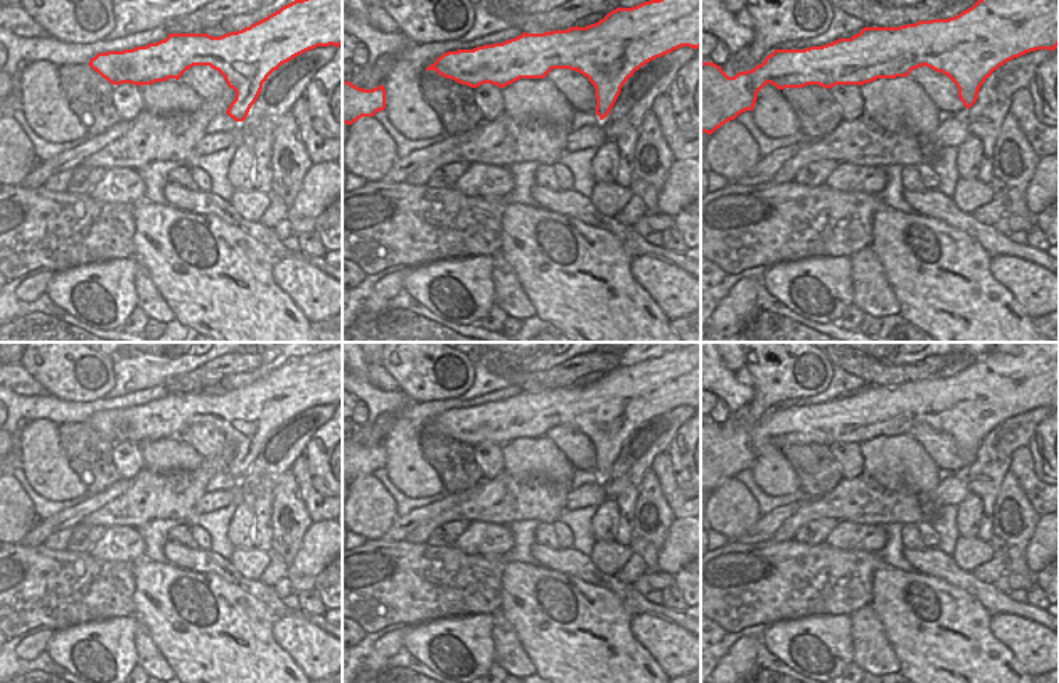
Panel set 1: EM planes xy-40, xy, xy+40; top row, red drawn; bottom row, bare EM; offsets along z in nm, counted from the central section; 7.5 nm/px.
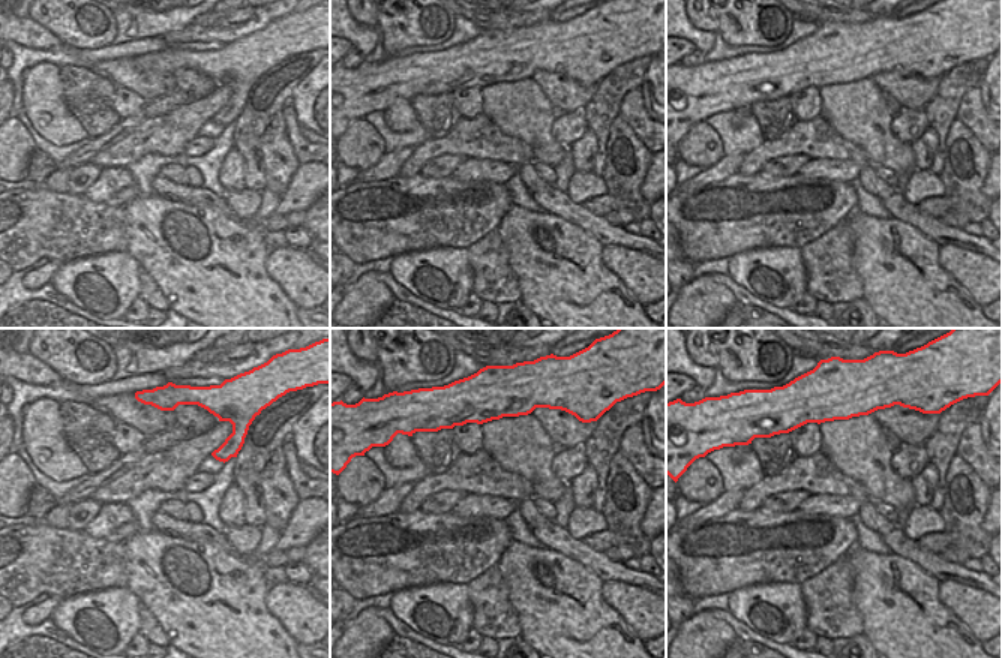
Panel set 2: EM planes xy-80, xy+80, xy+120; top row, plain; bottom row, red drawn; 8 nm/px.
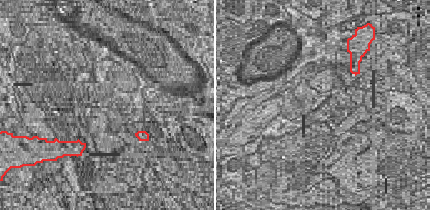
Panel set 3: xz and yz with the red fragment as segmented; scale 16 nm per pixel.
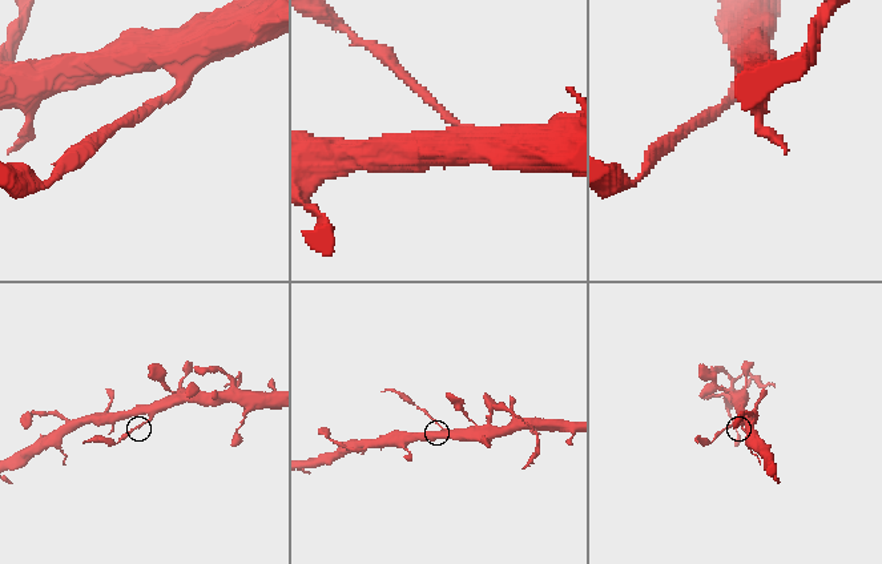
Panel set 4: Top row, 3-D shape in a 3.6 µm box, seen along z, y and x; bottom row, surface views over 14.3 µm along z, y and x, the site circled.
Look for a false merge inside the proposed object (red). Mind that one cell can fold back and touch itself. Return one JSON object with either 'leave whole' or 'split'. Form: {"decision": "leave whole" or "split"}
{"decision": "split"}

